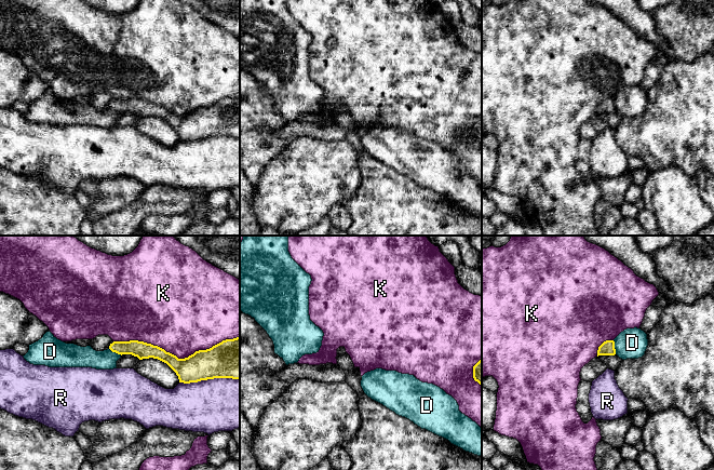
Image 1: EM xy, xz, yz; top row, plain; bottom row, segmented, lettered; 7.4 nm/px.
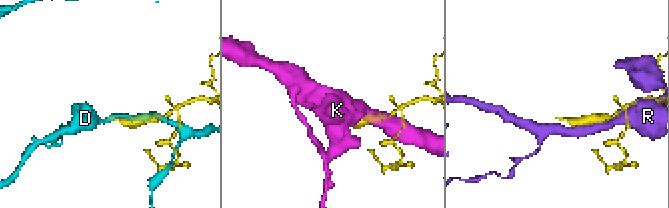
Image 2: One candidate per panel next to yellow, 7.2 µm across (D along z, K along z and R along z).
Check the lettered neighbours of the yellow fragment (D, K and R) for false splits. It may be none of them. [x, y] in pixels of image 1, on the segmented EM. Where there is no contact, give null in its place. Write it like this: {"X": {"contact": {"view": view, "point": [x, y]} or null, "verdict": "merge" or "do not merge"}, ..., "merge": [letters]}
{"D": {"contact": {"view": "yz", "point": [614, 347]}, "verdict": "do not merge"}, "K": {"contact": {"view": "xy", "point": [176, 357]}, "verdict": "do not merge"}, "R": {"contact": {"view": "xy", "point": [209, 378]}, "verdict": "do not merge"}, "merge": []}

